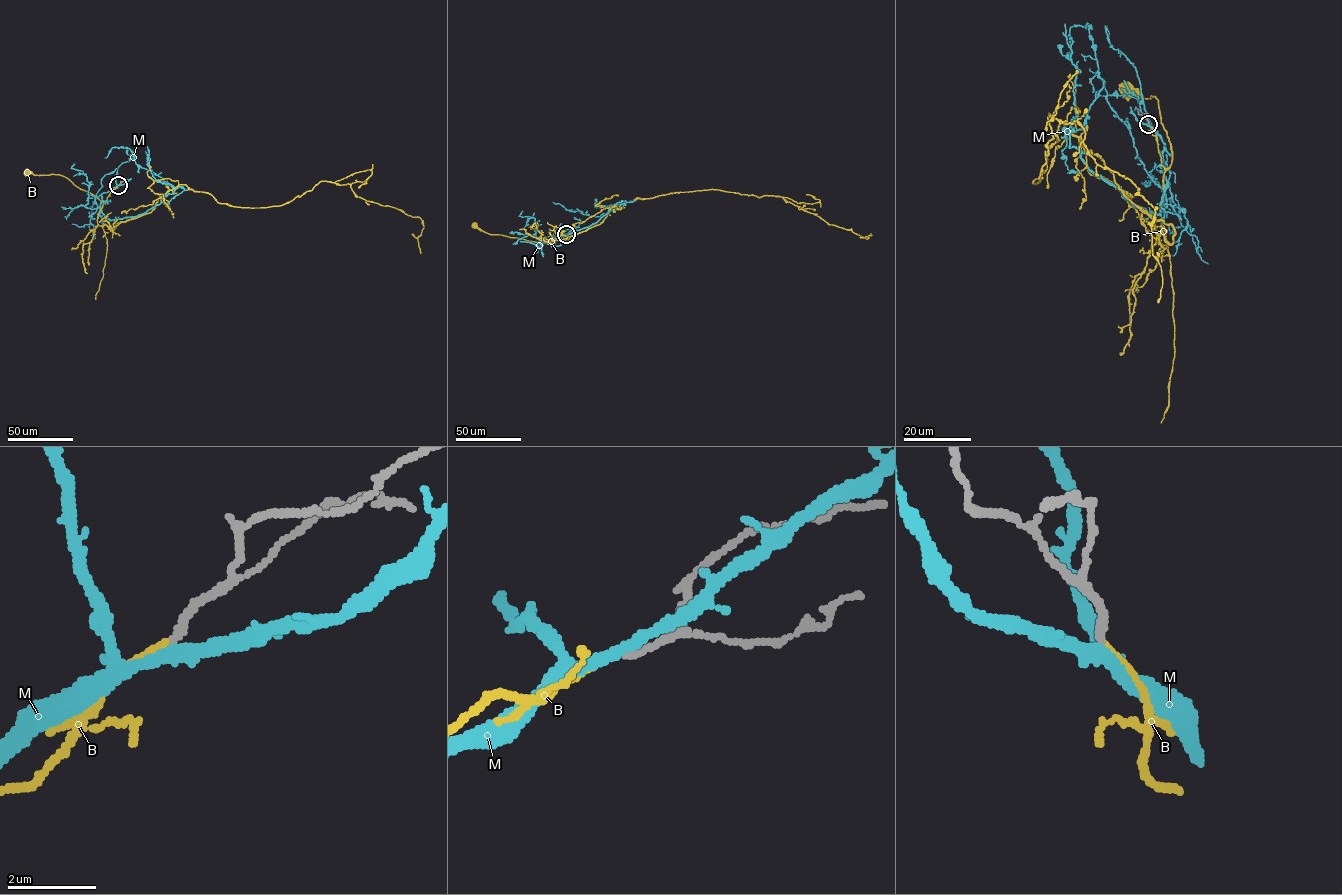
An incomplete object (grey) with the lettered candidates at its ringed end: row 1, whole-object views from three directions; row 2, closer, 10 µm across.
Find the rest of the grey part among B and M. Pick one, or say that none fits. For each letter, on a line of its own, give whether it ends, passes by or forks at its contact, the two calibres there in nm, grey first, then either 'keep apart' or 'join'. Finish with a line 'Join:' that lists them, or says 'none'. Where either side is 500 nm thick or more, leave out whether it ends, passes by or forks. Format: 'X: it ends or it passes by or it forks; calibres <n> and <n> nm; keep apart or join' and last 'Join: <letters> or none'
B: it ends; calibres 180 and 120 nm; join
M: it passes by; calibres 180 and 280 nm; keep apart
Join: B

